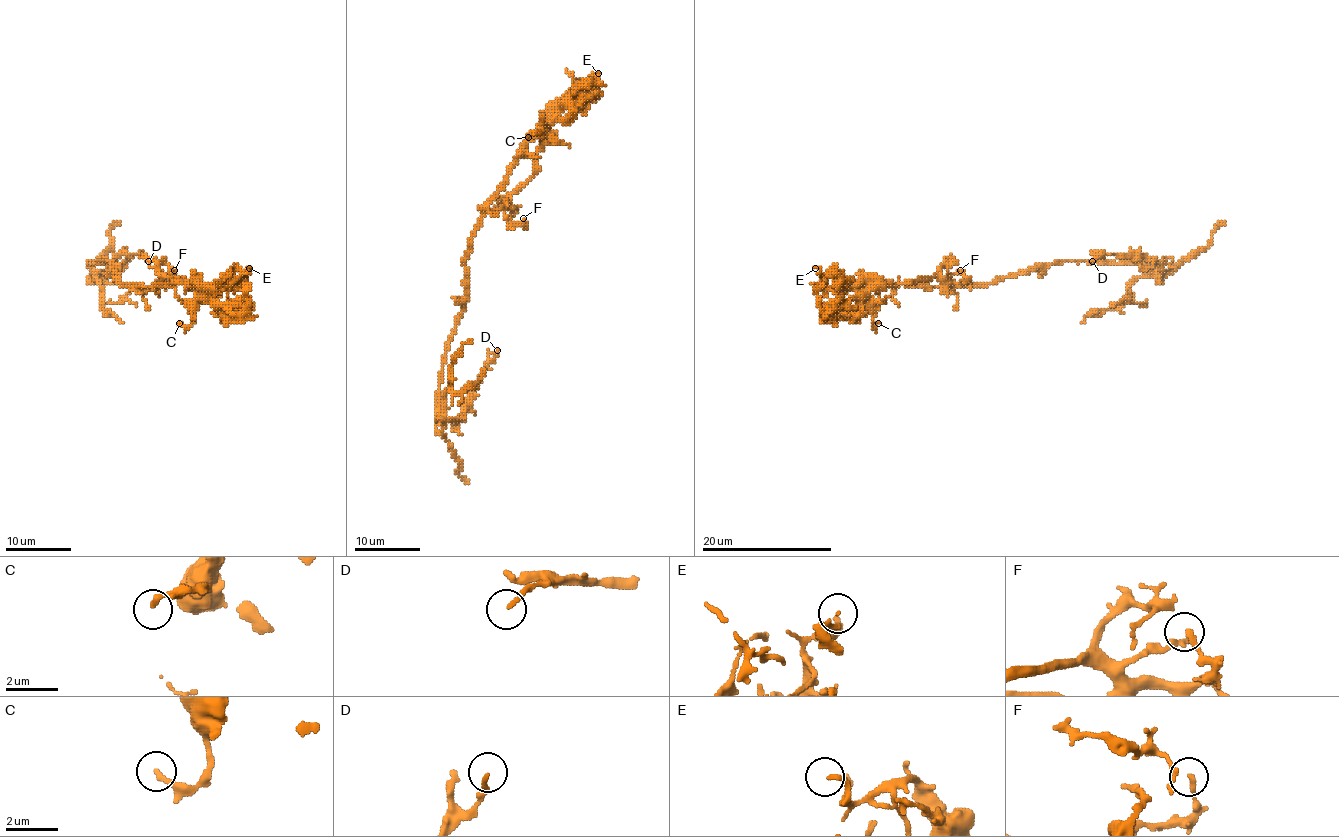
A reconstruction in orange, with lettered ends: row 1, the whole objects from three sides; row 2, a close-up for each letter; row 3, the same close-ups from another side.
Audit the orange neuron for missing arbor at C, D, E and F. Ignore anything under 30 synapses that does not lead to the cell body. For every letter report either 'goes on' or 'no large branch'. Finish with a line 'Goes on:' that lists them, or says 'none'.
C: no large branch
D: no large branch
E: no large branch
F: no large branch
Goes on: none

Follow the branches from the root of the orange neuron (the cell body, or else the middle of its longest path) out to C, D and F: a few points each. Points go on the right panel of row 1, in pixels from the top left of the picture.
C: (1005, 276), (999, 276), (986, 284), (914, 286), (878, 283), (870, 291), (872, 325), (878, 323)
D: (1005, 276), (1023, 274), (1061, 261), (1152, 263), (1160, 273), (1157, 263), (1131, 253), (1102, 253), (1092, 261)
F: (1005, 276), (986, 284), (958, 284), (950, 291), (953, 289), (948, 284), (965, 281), (960, 270)

